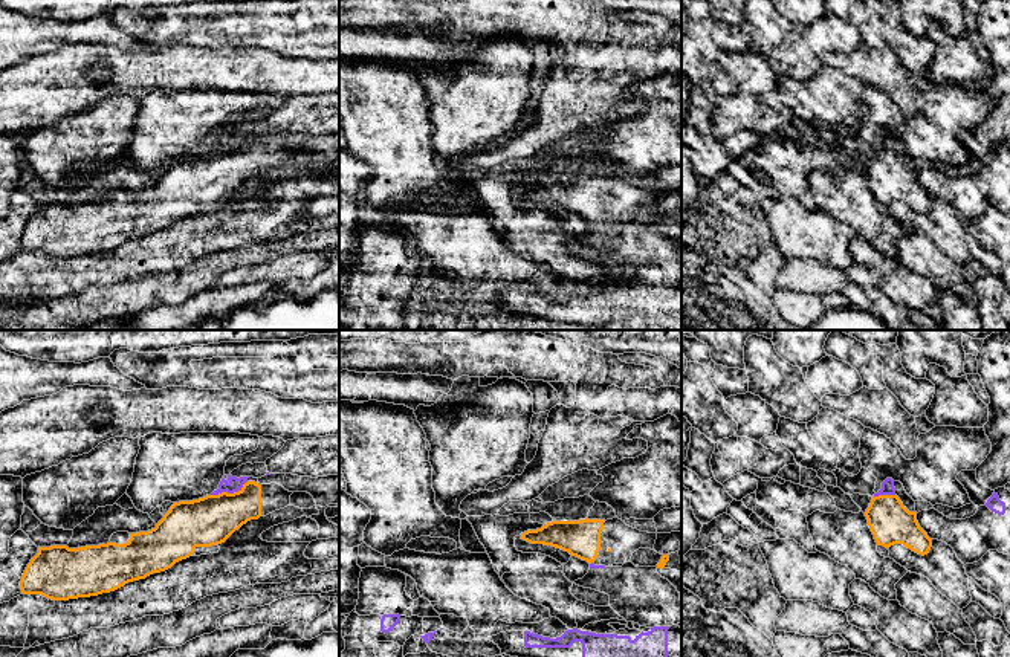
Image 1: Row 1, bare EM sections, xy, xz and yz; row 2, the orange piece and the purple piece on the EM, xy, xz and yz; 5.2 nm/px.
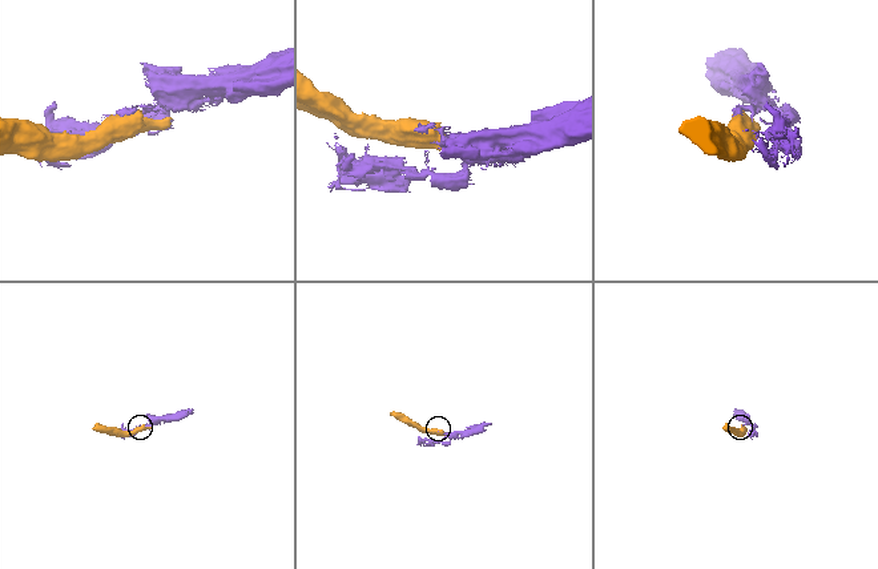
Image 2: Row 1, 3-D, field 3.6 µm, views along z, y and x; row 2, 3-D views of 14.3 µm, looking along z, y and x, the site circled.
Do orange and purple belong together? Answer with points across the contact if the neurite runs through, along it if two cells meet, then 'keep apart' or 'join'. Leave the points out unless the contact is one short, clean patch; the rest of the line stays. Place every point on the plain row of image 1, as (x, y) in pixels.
join

